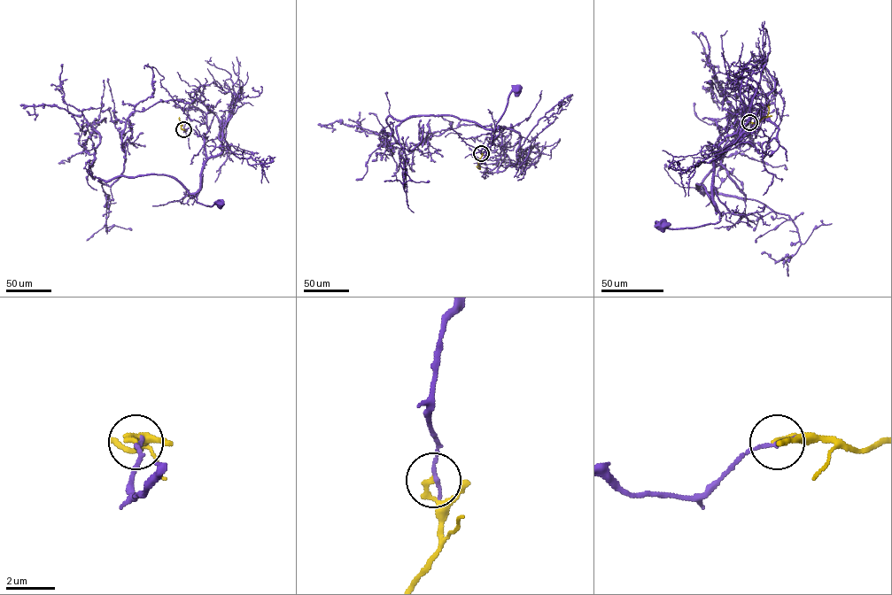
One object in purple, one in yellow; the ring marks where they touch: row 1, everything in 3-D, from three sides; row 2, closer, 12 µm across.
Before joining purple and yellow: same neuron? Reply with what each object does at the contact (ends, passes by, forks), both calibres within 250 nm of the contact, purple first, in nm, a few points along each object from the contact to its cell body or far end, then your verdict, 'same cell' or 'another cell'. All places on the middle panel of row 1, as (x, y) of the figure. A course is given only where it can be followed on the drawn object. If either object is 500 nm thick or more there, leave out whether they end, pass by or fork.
purple ends there; yellow ends there; 190 nm thick on the purple side, 240 nm on the other; purple runs (481, 153), (486, 136), (501, 136), (504, 127), (494, 132), (495, 125), (508, 96), (516, 89); yellow runs (481, 153), (477, 167); another cell

